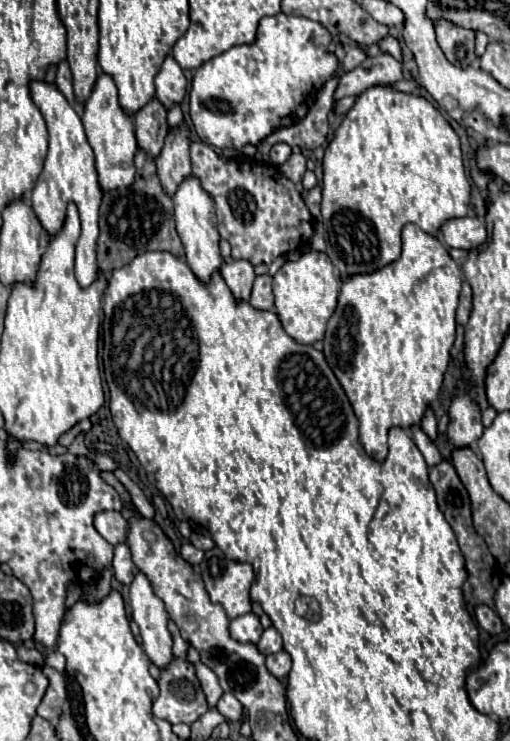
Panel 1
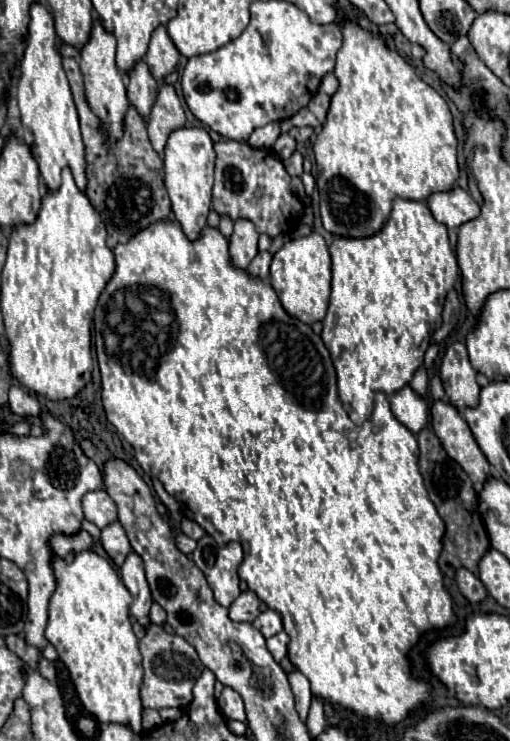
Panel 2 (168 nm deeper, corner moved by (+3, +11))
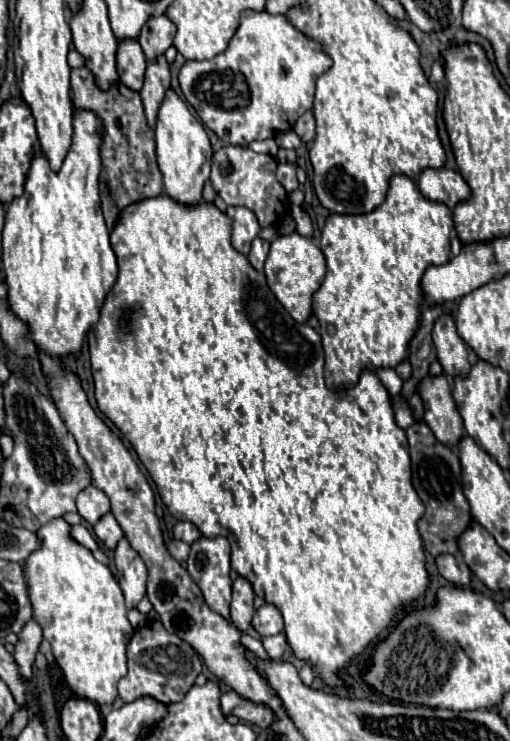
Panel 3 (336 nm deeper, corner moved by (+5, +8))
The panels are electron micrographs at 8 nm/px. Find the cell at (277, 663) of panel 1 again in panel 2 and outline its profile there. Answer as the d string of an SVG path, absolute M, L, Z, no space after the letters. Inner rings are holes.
M279 632L267 640L267 650L275 658L275 662L281 662L287 656L287 644L289 644L287 632Z

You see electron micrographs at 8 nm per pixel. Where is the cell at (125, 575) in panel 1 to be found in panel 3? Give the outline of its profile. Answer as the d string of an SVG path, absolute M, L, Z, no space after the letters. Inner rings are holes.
M111 513L103 515L101 521L95 525L95 537L103 545L103 549L115 551L117 543L123 539L123 531Z

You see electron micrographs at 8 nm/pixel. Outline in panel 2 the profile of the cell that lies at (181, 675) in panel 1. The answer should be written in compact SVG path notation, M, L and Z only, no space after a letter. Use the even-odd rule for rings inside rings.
M149 624L145 628L145 636L139 640L139 648L141 648L141 656L143 656L143 686L141 686L141 704L145 708L153 708L153 710L161 710L161 708L185 708L191 700L193 700L193 686L195 680L201 676L201 672L205 670L203 662L199 660L195 648L181 636L177 634L169 634L165 632L161 626L157 624Z

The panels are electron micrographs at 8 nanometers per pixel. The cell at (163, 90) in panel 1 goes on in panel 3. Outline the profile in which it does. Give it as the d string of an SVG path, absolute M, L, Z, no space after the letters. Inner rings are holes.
M161 15L161 17L149 19L139 35L139 45L141 45L147 61L153 61L159 55L163 55L171 47L173 35L175 35L175 27L173 27L173 23L169 23L167 17Z

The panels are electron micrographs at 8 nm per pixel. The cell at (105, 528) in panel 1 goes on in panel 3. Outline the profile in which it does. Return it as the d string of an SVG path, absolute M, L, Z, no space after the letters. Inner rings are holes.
M89 485L87 489L83 489L77 495L77 509L79 509L79 515L89 525L95 525L111 507L109 507L107 495L101 489L97 489L95 485Z

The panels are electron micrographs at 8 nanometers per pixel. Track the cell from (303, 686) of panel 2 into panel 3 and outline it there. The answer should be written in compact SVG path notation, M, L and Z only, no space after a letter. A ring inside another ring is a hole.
M243 635L241 641L245 643L245 647L247 647L247 649L257 657L257 659L261 659L261 661L271 661L271 657L265 653L265 649L263 649L263 645L261 645L259 639L249 637L249 635Z

